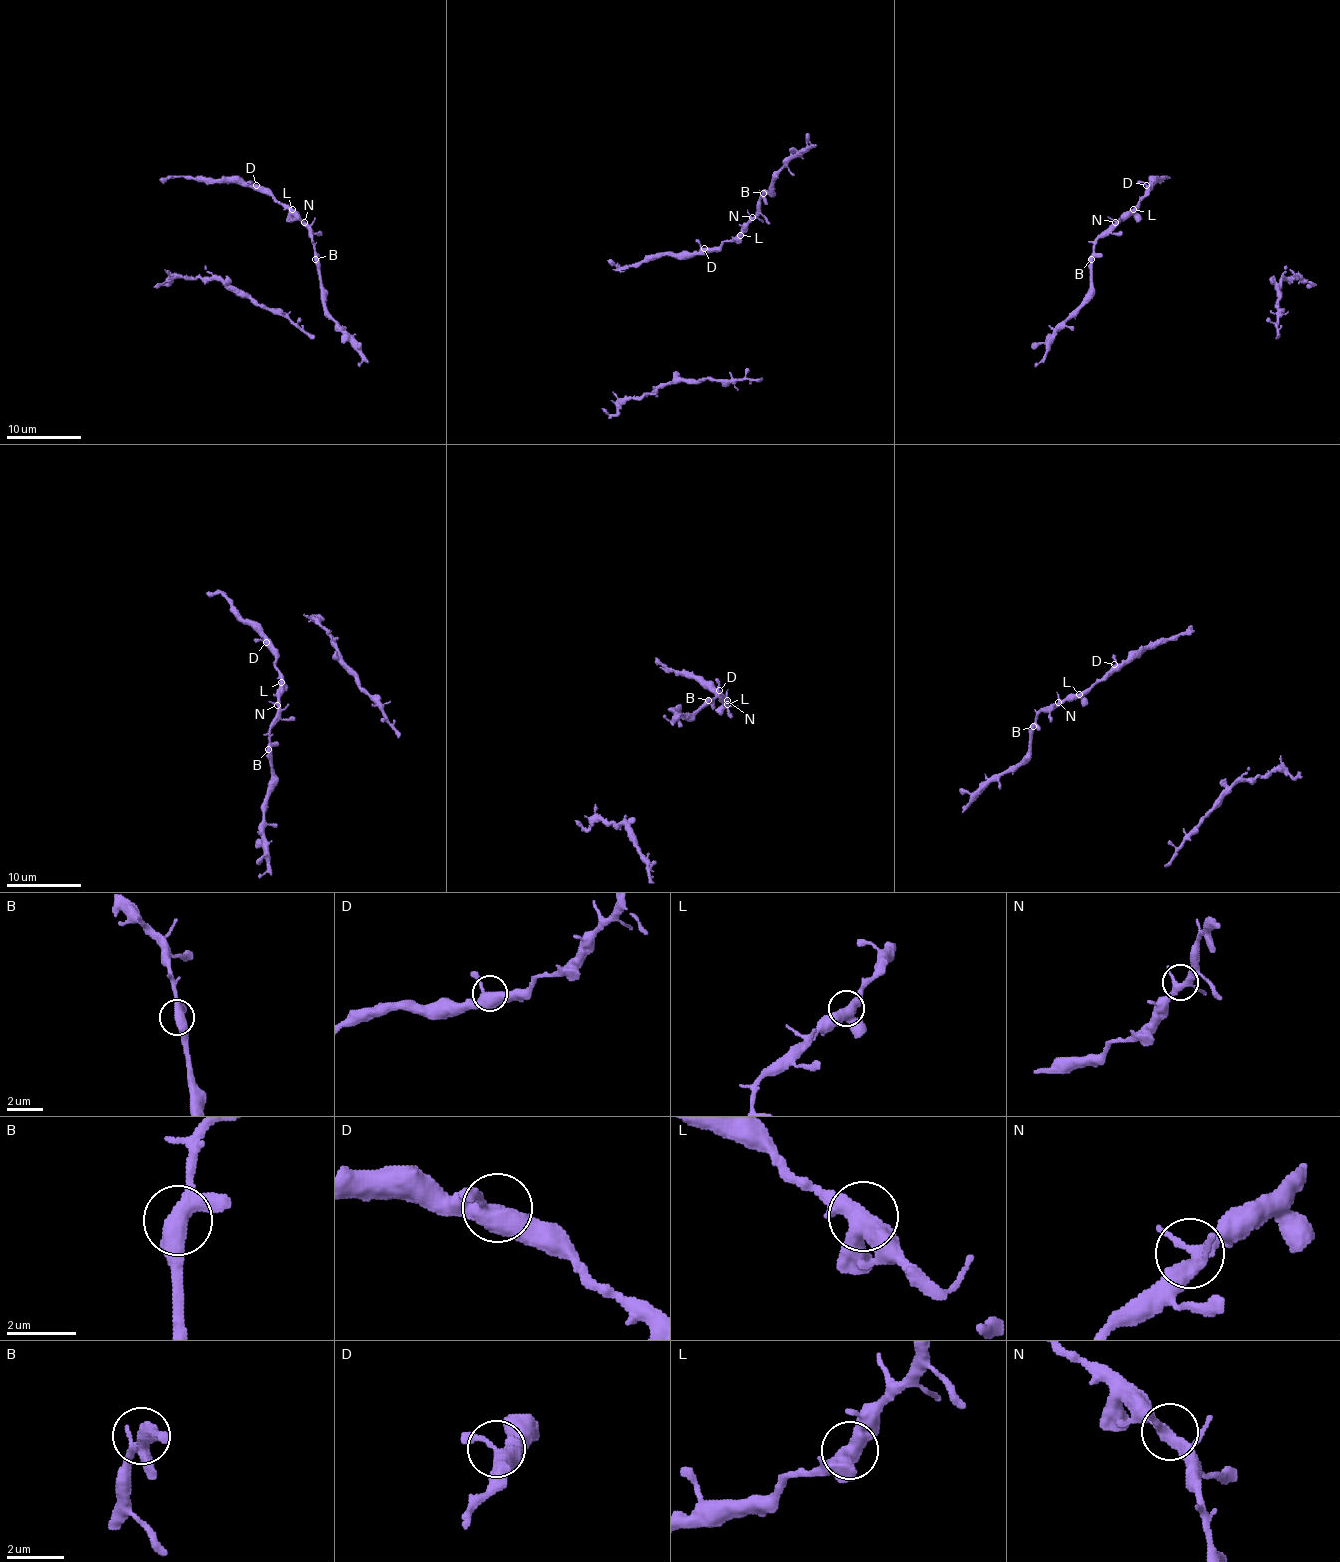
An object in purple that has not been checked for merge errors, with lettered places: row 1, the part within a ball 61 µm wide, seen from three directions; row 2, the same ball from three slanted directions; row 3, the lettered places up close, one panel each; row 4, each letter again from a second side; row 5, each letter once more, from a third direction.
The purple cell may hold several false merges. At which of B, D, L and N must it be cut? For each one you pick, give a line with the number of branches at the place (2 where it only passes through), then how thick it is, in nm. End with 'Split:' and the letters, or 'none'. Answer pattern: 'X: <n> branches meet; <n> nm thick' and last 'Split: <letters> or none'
Split: none

